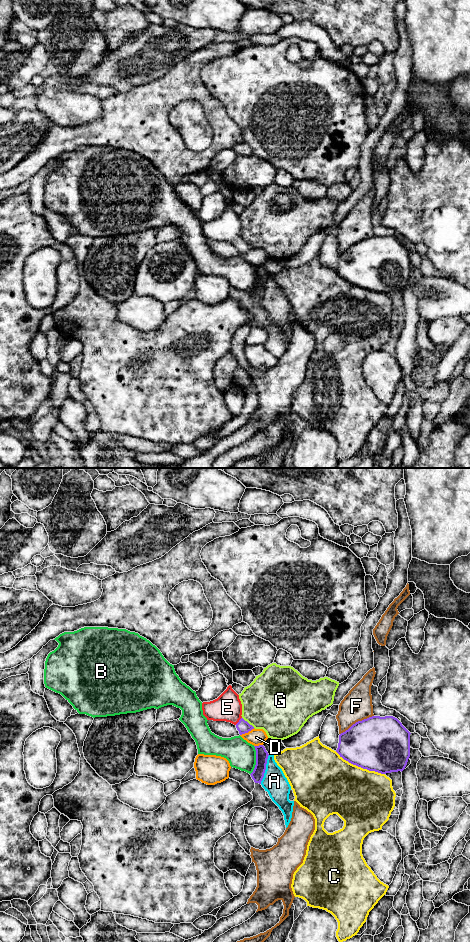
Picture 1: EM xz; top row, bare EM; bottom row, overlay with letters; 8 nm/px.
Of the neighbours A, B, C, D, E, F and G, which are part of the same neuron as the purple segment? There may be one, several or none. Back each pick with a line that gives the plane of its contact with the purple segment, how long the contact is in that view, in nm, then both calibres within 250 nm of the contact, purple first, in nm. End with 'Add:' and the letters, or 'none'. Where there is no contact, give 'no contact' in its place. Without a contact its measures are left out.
E: meets purple in xz; contact 80 nm long; 100 nm thick on the purple side, 220 nm on the other
Add: E

